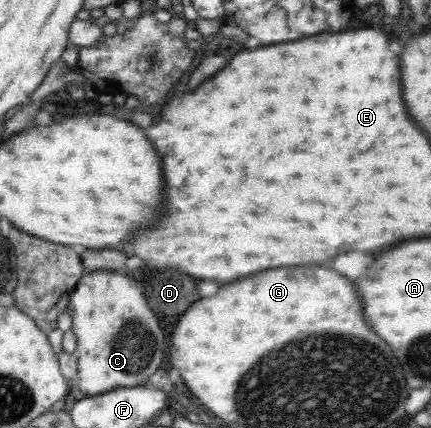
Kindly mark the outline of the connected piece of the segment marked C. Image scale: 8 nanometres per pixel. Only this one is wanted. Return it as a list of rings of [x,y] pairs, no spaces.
[[[111,269],[94,270],[82,276],[72,295],[69,315],[78,340],[77,384],[85,397],[116,387],[148,384],[154,370],[161,367],[166,355],[166,335],[150,311],[136,277]]]

